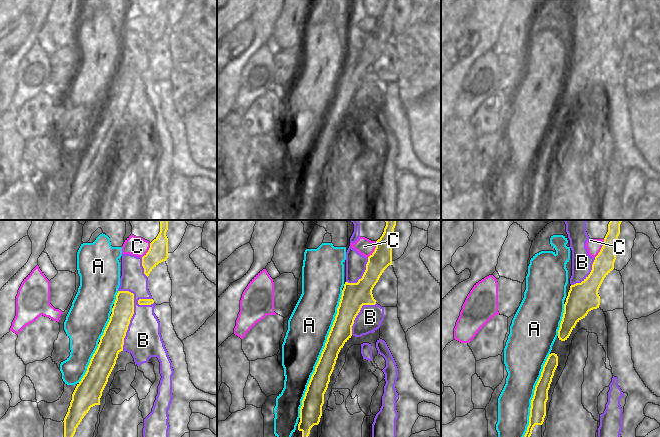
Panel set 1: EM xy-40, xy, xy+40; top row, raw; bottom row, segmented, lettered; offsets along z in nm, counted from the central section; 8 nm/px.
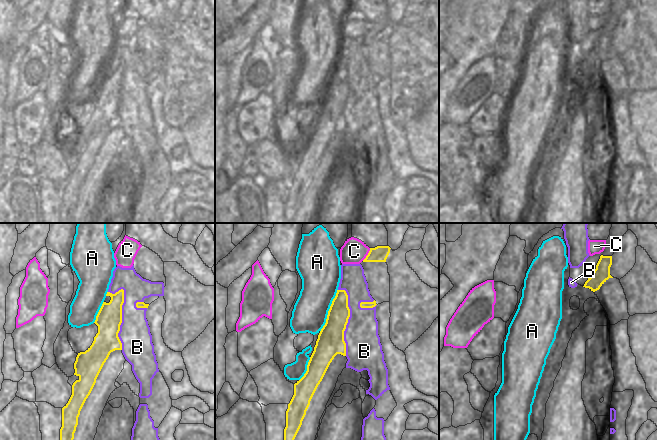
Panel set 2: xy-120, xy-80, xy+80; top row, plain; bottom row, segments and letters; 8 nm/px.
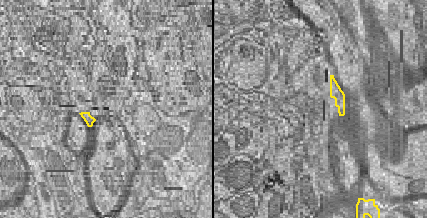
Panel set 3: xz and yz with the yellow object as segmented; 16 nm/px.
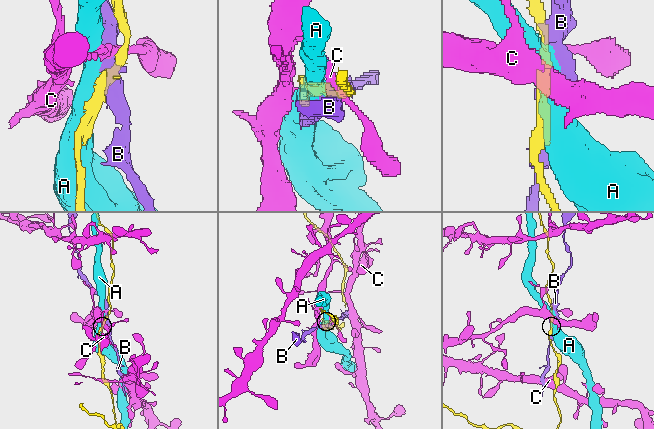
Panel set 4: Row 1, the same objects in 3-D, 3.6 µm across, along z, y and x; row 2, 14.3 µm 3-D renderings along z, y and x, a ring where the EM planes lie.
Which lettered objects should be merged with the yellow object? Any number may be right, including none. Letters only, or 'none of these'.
none of these

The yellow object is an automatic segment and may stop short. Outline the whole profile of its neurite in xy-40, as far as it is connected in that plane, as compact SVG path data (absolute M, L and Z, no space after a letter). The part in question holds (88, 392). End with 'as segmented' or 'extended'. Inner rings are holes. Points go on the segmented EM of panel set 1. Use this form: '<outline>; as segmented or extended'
M118 291L112 308L110 320L100 338L98 347L93 354L87 371L81 381L77 384L73 394L68 412L64 418L64 437L73 437L76 428L88 413L91 407L100 405L102 392L108 382L108 378L116 364L118 354L123 351L124 338L134 314L134 294L129 291Z; as segmented

